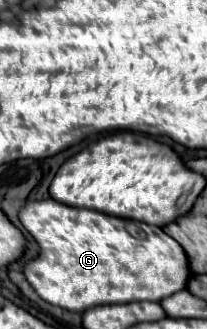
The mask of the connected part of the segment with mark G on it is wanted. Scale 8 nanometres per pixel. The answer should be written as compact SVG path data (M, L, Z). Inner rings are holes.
M55 199L31 201L19 211L19 219L25 231L39 243L41 255L25 265L25 277L41 299L67 311L83 313L97 305L117 305L131 301L163 301L165 297L187 287L191 277L189 261L183 247L169 237L161 227L141 223L145 231L143 239L133 237L127 231L127 221L121 217L105 215L93 209L77 209L63 205Z

